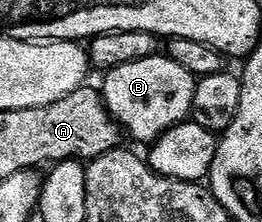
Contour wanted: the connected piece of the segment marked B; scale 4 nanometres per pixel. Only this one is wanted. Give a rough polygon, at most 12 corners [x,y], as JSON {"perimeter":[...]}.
{"perimeter":[[167,55],[123,63],[99,92],[152,143],[193,112],[198,78]]}

